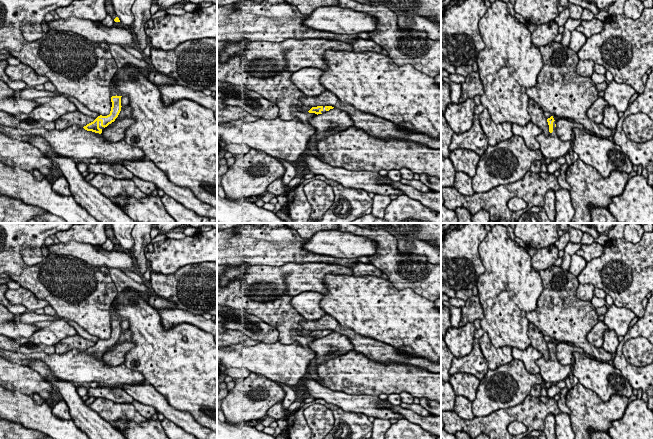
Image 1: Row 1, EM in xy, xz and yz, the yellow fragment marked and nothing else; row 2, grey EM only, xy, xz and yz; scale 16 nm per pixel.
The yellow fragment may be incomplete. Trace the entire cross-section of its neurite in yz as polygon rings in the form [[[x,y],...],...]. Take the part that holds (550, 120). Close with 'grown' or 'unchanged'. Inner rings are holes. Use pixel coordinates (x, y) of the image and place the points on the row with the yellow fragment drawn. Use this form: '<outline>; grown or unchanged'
[[[553,116],[547,119],[549,125],[549,135],[543,133],[536,137],[536,141],[540,145],[540,151],[544,158],[557,160],[567,155],[573,146],[573,141],[562,141],[556,133],[556,121]]]; grown

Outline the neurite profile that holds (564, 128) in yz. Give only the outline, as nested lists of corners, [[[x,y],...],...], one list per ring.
[[[562,118],[556,122],[556,133],[562,141],[573,141],[573,129],[577,126],[580,126],[580,124]]]

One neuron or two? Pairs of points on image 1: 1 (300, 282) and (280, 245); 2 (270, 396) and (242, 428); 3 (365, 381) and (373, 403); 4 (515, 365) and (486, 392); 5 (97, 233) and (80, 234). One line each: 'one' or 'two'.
1: two
2: two
3: two
4: one
5: one

